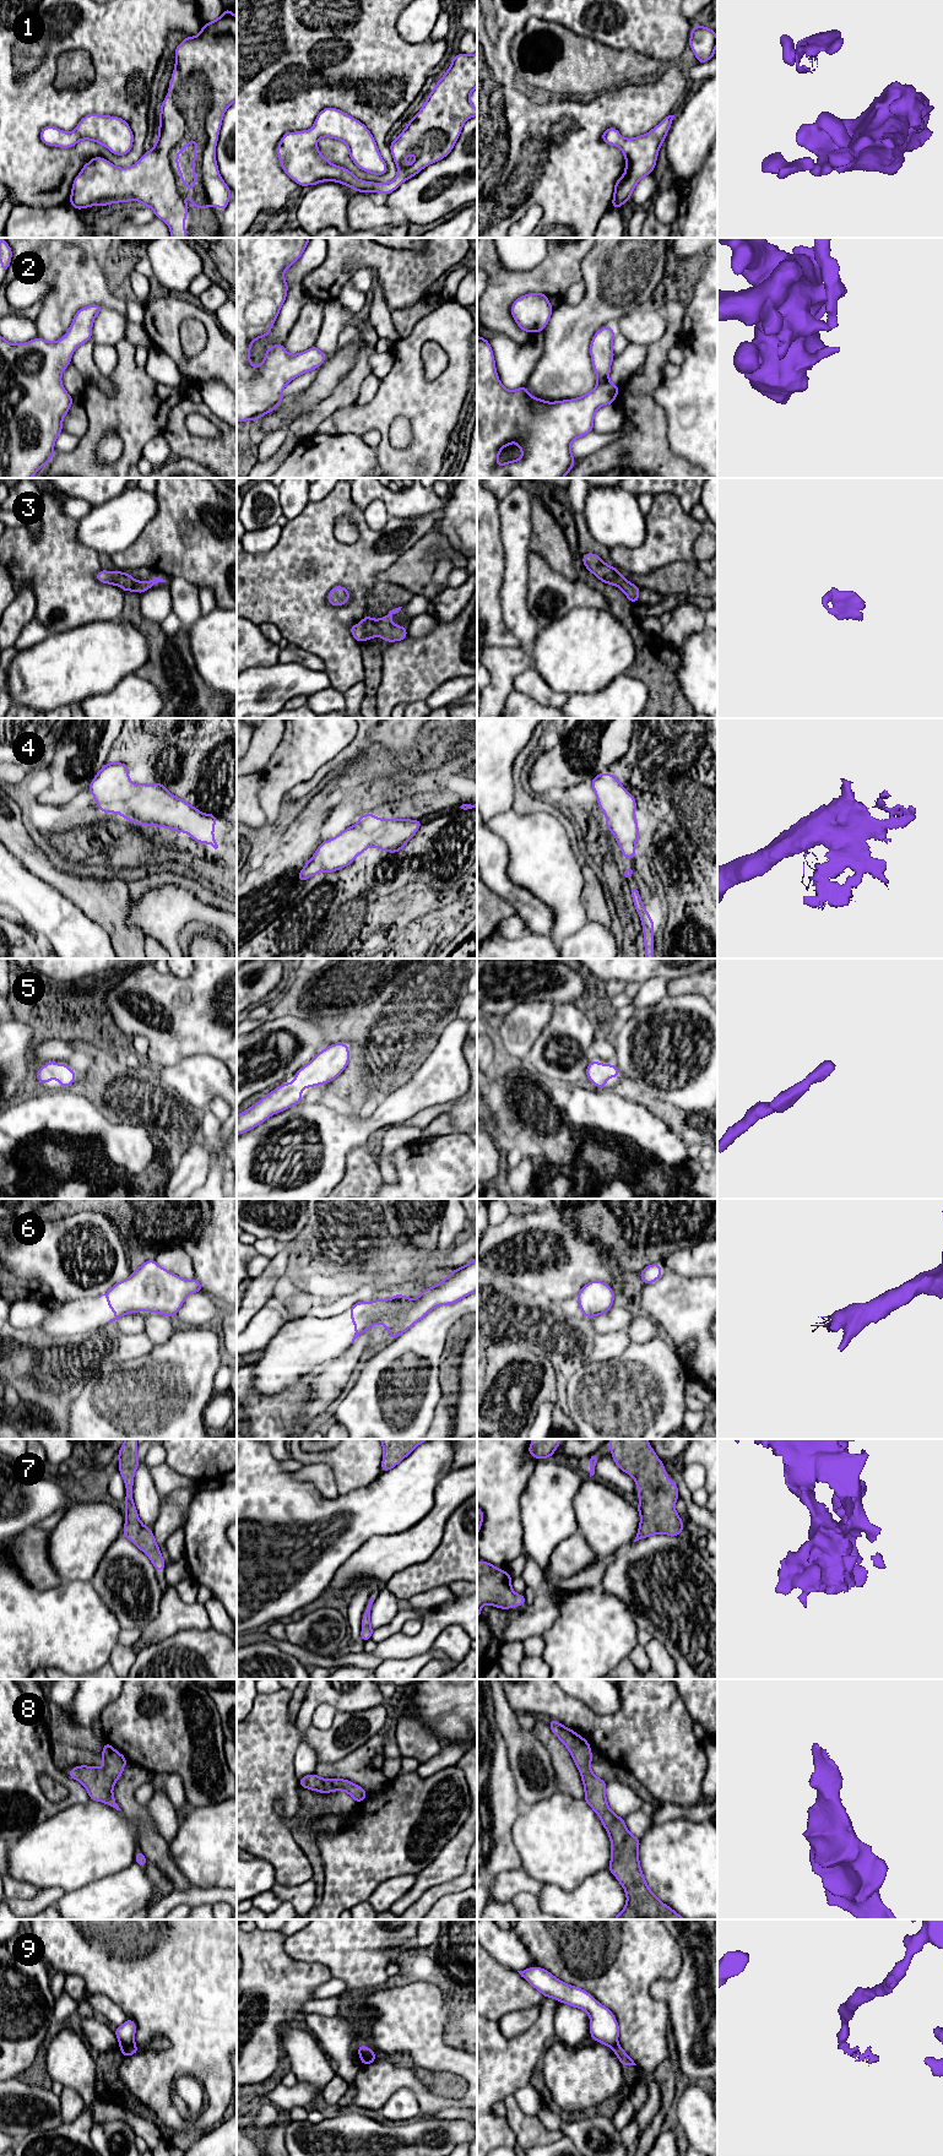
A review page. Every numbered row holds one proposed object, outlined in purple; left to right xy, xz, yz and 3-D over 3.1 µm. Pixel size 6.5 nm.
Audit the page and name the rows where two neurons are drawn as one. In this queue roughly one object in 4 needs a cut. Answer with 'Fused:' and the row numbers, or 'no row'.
Fused: 9

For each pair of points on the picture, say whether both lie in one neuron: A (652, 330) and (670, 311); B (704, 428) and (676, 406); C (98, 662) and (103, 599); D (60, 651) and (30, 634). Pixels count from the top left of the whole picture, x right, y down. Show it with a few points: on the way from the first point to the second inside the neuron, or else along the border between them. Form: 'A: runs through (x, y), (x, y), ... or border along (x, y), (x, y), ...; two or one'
A: border along (662, 314), (665, 332), (651, 343); two
B: runs through (697, 421), (683, 407); one
C: border along (117, 619), (90, 622), (74, 629); two
D: border along (49, 634), (43, 640), (19, 651); two

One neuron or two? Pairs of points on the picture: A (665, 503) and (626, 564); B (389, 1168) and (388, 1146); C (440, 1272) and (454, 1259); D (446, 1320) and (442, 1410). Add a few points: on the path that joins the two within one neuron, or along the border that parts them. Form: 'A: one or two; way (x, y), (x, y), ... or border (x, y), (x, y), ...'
A: one; way (665, 520), (665, 531), (643, 553)
B: one; way (386, 1163), (386, 1151)
C: one; way (444, 1269), (450, 1263)
D: two; border (440, 1396), (431, 1424)

